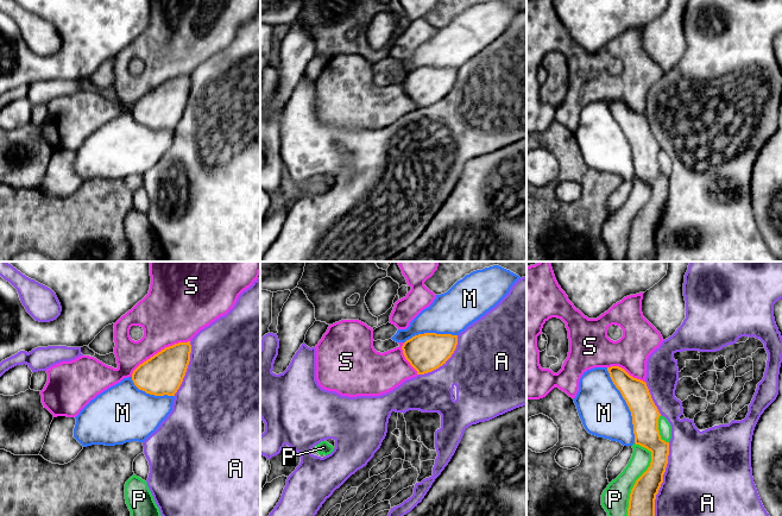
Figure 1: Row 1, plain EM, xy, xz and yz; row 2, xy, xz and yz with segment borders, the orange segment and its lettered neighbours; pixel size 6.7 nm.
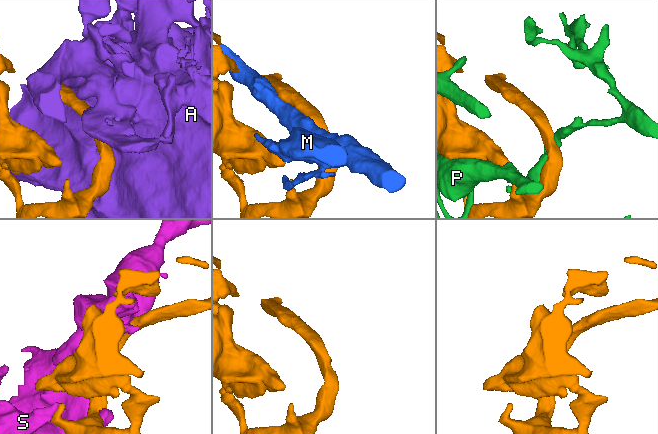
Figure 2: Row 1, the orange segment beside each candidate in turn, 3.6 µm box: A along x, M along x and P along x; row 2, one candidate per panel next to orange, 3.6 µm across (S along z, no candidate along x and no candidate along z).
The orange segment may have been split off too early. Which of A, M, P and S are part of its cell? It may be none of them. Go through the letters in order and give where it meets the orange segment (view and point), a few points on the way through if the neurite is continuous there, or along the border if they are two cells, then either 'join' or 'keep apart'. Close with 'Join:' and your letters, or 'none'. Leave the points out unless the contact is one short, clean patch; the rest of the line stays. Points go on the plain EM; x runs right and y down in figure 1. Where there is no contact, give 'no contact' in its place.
A: meets orange in yz at (660, 219); keep apart
M: meets orange in yz at (628, 139); keep apart
P: meets orange in yz at (636, 215); keep apart
S: meets orange in xy at (158, 86); join
Join: S

